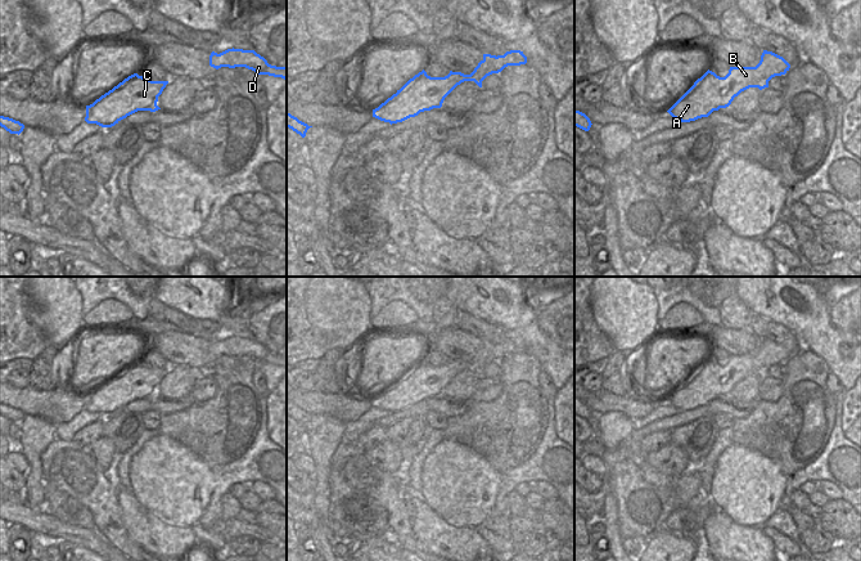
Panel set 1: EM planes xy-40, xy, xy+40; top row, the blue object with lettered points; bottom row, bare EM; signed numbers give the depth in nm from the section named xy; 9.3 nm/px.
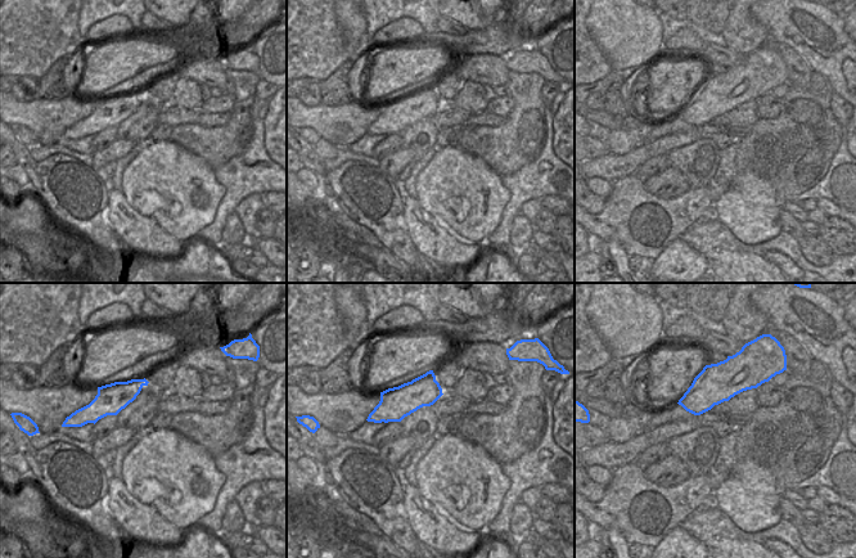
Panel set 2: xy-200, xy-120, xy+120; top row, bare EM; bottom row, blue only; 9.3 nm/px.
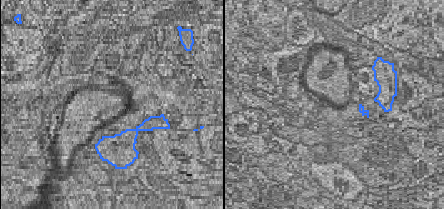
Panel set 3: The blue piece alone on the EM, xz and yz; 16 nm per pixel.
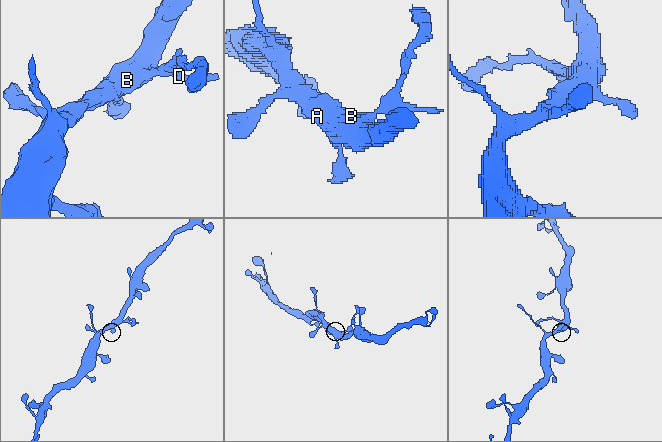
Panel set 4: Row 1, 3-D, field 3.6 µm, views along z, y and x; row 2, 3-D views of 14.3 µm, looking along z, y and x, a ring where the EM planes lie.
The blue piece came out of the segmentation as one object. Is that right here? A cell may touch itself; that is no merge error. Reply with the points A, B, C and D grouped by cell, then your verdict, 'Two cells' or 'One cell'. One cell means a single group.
Groups: A B C D. One cell

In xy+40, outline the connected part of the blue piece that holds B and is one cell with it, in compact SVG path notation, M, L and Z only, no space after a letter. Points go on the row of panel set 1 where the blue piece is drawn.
M763 50L756 67L730 67L725 77L708 69L667 112L681 122L708 117L749 87L768 87L772 77L785 75L789 68L783 57Z

